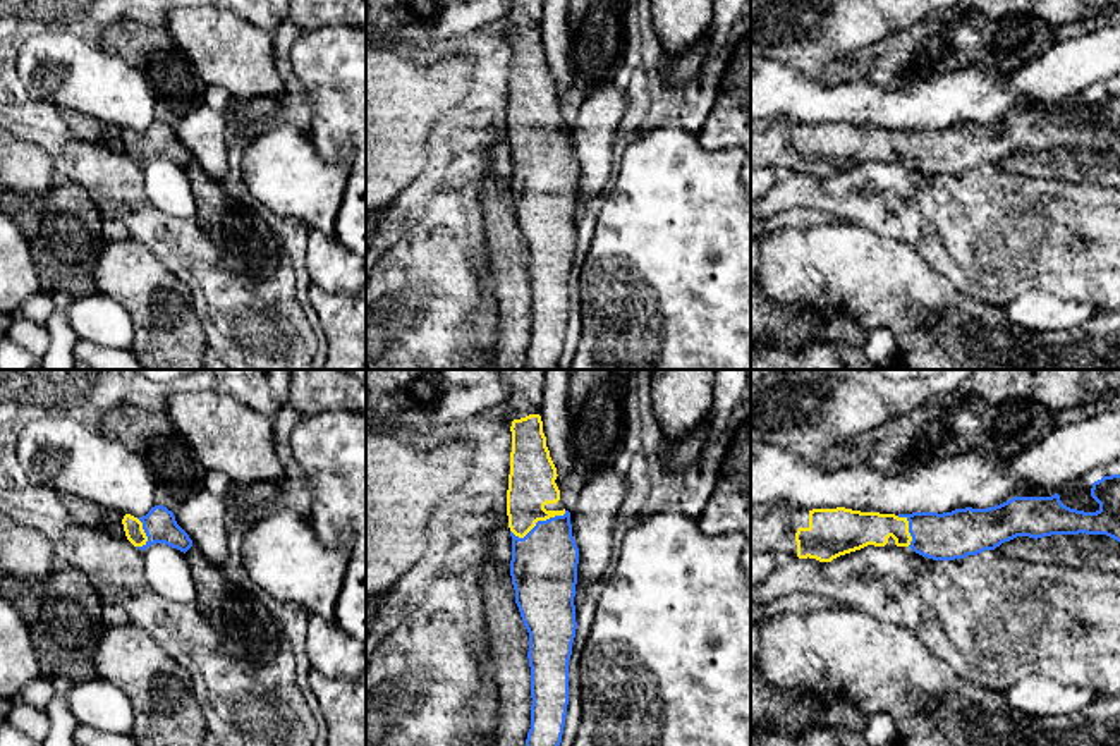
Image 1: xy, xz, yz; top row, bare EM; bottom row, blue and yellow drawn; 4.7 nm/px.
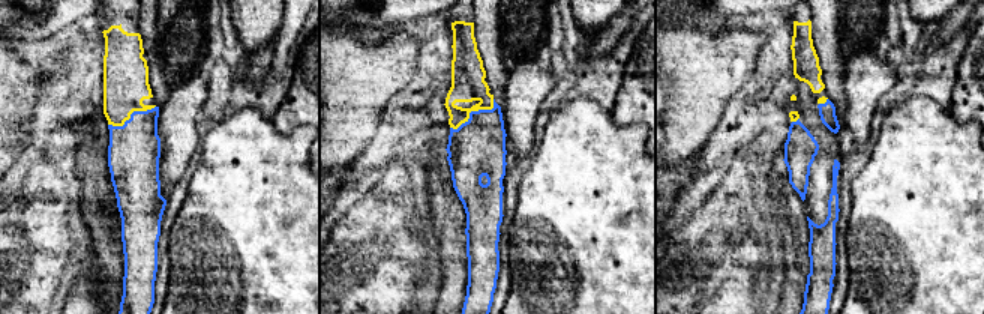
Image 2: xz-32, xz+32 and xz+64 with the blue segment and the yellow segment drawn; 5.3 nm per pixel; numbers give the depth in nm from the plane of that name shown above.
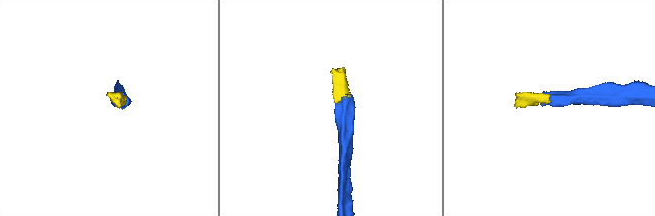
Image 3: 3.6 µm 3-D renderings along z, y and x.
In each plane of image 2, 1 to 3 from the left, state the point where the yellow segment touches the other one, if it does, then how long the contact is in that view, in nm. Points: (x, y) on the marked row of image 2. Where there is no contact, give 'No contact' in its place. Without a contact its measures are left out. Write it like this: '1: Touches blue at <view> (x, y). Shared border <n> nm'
1: Touches blue at xz-32 (131, 114). Shared border 280 nm
2: Touches blue at xz+32 (473, 111). Shared border 280 nm
3: Touches blue at xz+64 (825, 102). Shared border 60 nm

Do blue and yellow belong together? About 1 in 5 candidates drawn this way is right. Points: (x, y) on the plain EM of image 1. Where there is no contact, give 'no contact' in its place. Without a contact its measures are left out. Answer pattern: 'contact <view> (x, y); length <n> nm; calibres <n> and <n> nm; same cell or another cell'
contact xz (538, 136); length 280 nm; calibres 320 and 220 nm; same cell

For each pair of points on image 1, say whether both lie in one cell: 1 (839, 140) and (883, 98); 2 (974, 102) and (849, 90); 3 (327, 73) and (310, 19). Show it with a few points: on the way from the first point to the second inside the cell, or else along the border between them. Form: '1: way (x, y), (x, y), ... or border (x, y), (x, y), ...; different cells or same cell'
1: border (815, 124), (851, 122), (859, 126); different cells
2: way (943, 102), (880, 102); same cell
3: border (347, 24), (328, 24), (303, 31); different cells

